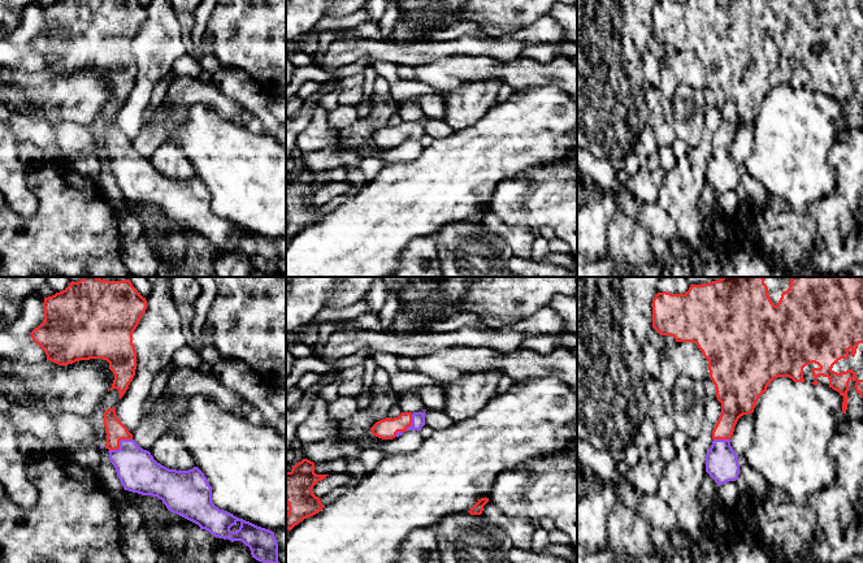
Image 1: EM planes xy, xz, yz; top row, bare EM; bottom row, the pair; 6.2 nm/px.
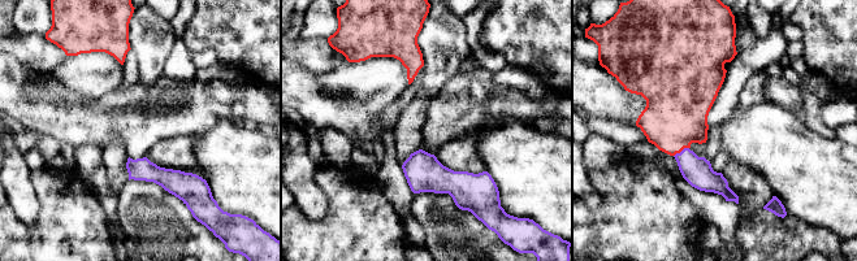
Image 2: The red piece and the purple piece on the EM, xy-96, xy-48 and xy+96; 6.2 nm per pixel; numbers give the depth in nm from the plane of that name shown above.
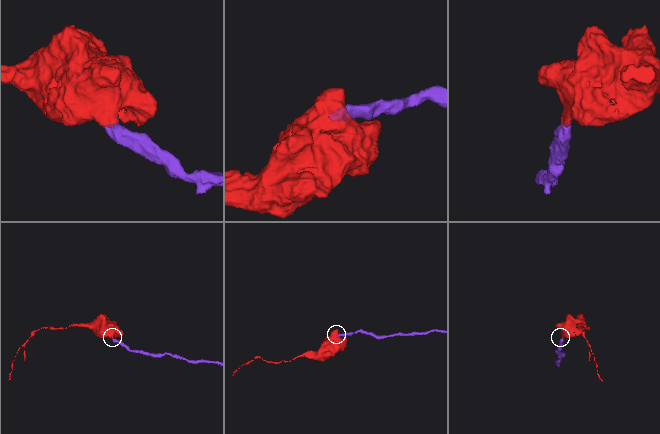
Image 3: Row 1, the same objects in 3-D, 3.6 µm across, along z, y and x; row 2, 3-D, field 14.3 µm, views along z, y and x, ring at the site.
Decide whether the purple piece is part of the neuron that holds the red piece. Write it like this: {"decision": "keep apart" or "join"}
{"decision": "join"}

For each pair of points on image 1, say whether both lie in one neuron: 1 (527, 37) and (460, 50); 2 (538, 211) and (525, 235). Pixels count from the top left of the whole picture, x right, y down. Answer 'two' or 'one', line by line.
1: one
2: two

